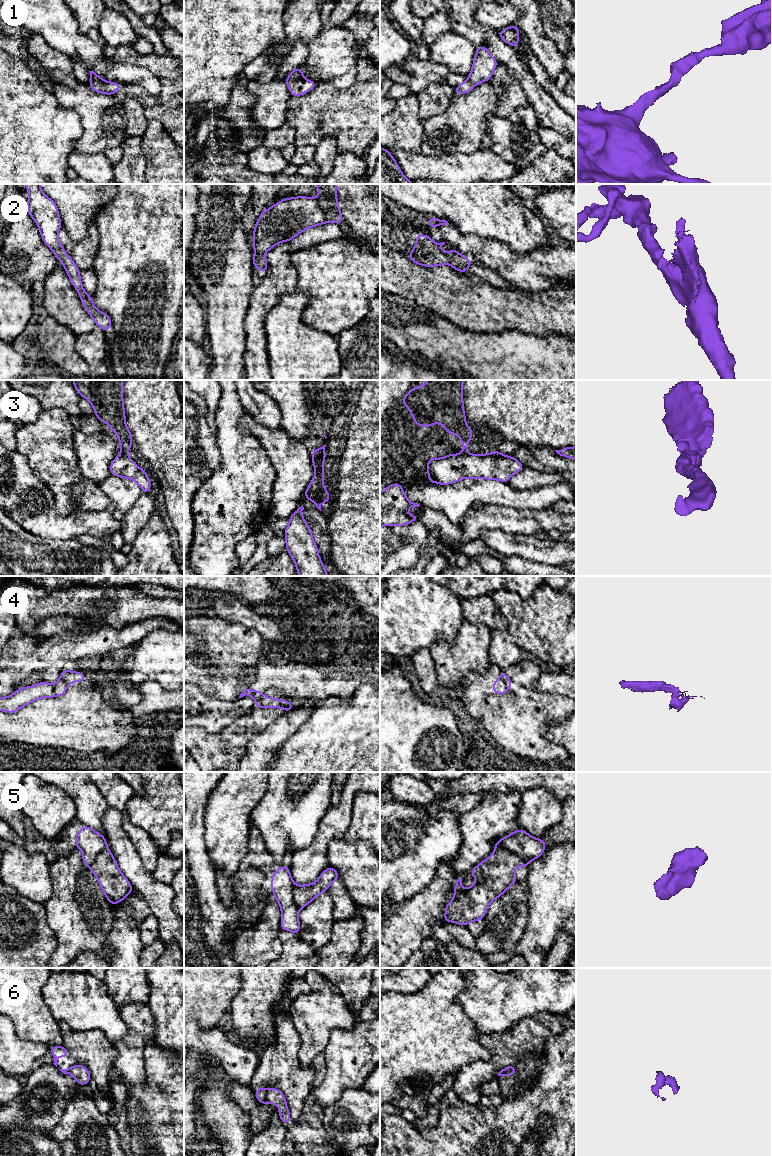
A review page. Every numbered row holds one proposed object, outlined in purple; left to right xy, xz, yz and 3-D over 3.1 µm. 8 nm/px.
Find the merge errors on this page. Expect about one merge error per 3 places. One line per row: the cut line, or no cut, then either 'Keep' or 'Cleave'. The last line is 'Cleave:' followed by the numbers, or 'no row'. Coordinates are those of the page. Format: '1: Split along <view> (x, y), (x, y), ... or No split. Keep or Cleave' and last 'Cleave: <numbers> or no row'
1: No split. Keep
2: No split. Keep
3: Split along xy (120, 453), (126, 455). Cleave
4: Split along yz (500, 677), (508, 688). Cleave
5: Split along yz (494, 850), (507, 849), (518, 855), (527, 864). Cleave
6: Split along xz (267, 1089), (265, 1102). Cleave
Cleave: 3, 4, 5, 6

